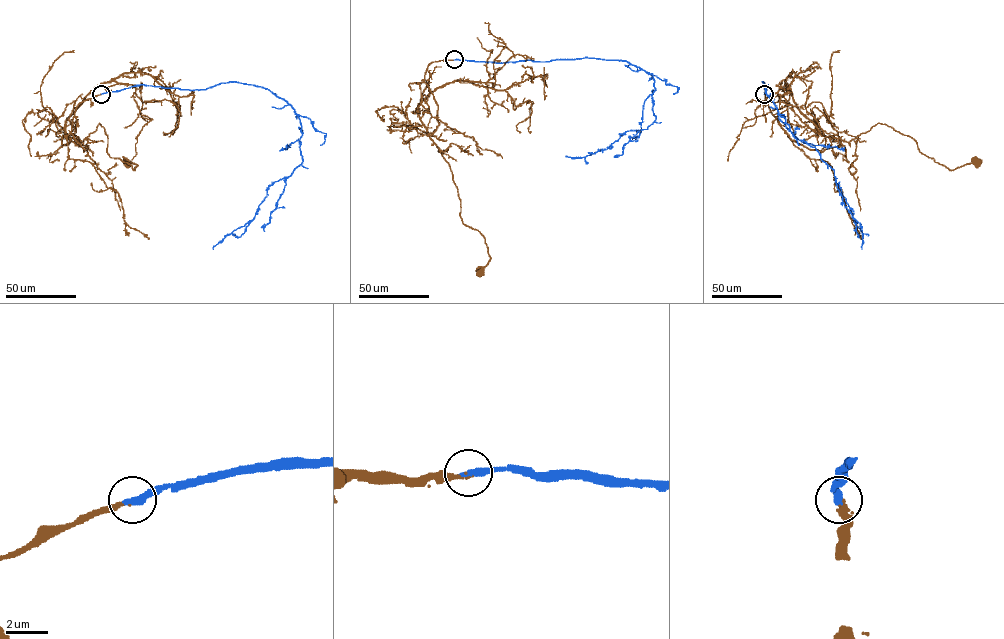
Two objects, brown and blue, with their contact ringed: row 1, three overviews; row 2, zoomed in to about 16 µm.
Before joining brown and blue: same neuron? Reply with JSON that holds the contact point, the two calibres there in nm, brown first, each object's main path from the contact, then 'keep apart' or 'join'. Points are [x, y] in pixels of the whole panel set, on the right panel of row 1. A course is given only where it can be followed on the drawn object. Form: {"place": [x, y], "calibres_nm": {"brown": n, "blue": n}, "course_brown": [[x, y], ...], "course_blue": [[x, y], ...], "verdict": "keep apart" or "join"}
{"place": [764, 94], "calibres_nm": {"brown": 170, "blue": 360}, "course_brown": [[765, 94], [781, 127], [810, 149], [838, 147], [878, 123], [909, 136], [921, 152], [951, 170], [977, 163]], "course_blue": [[764, 94], [767, 84], [766, 90], [763, 82], [779, 119], [834, 170], [862, 233], [861, 249]], "verdict": "join"}

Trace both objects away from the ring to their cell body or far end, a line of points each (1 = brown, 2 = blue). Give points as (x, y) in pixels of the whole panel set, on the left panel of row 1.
1: (101, 94), (78, 105), (71, 133), (84, 151), (75, 140), (99, 123), (109, 156), (127, 163)
2: (101, 94), (237, 82), (268, 89), (293, 109), (302, 162), (213, 249)

